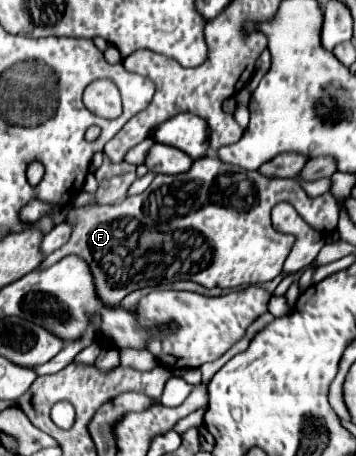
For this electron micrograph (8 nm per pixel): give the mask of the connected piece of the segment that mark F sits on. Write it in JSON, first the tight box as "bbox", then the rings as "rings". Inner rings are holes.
{"bbox":[38,158,338,304],"rings":[[[200,158],[184,174],[176,174],[176,176],[156,174],[156,178],[152,180],[152,184],[144,194],[128,196],[122,204],[114,204],[114,206],[94,204],[94,194],[82,190],[76,196],[74,206],[84,206],[84,208],[72,206],[66,214],[66,222],[72,224],[70,240],[62,248],[58,248],[54,254],[46,256],[38,268],[40,270],[48,268],[68,254],[82,256],[92,268],[98,296],[108,304],[114,304],[114,302],[118,304],[126,294],[138,288],[172,284],[178,280],[192,280],[206,288],[214,288],[214,286],[238,288],[238,286],[270,282],[282,274],[284,260],[288,258],[294,246],[294,236],[272,230],[270,210],[278,202],[290,202],[296,208],[296,212],[306,222],[312,222],[312,228],[318,232],[336,230],[338,208],[330,192],[318,198],[308,198],[302,186],[292,178],[288,180],[266,178],[258,172],[248,172],[248,170],[242,170],[240,166],[224,164],[218,158]]]}

